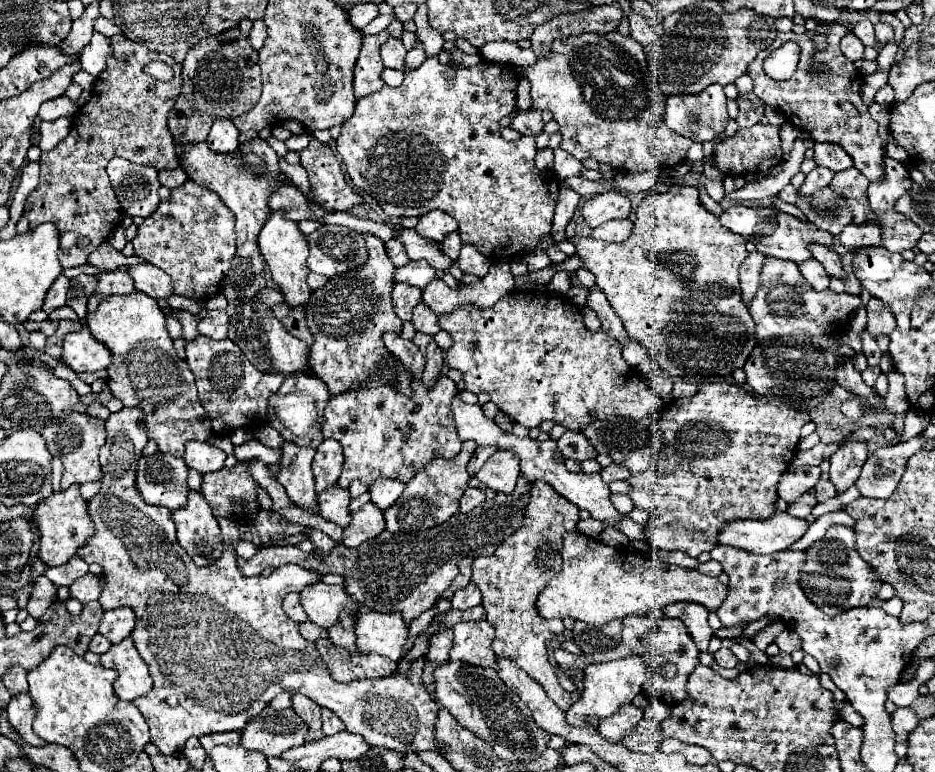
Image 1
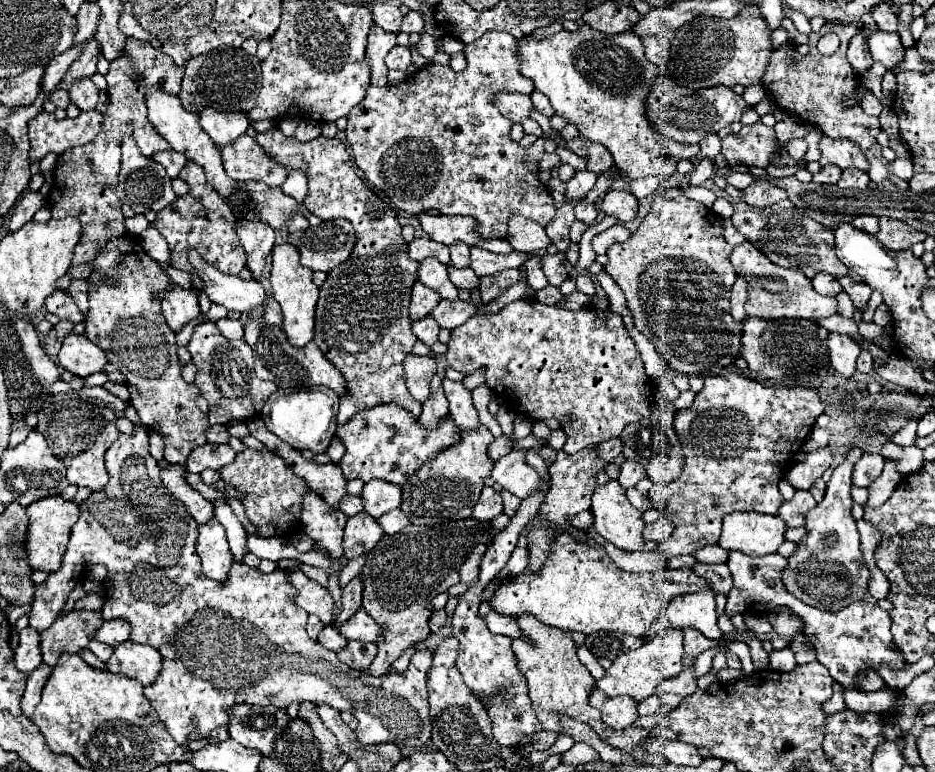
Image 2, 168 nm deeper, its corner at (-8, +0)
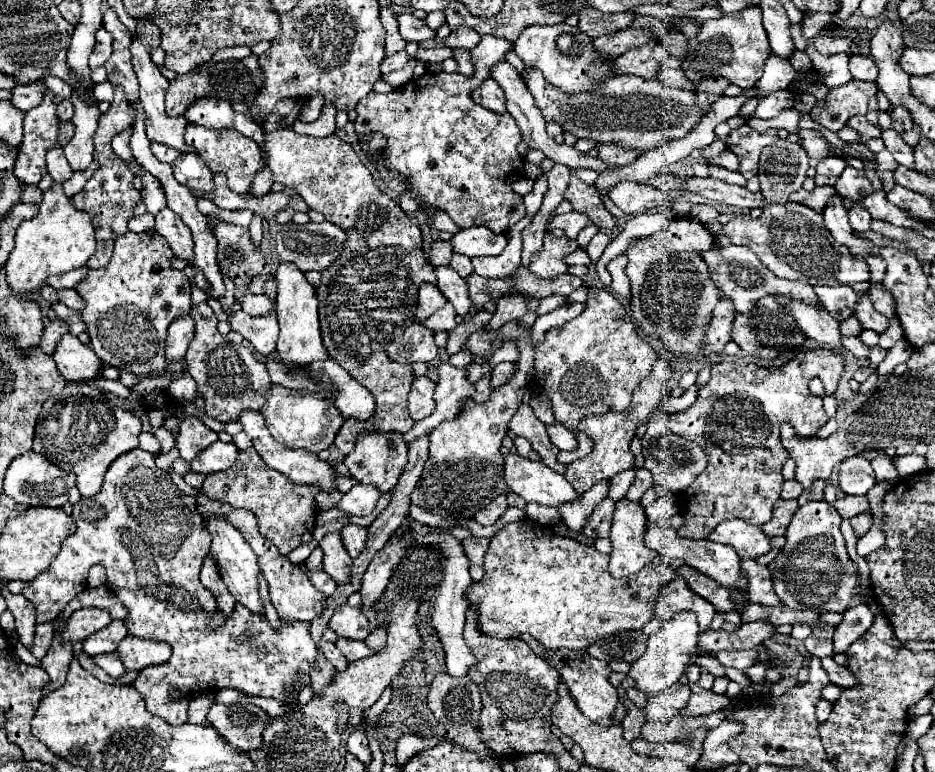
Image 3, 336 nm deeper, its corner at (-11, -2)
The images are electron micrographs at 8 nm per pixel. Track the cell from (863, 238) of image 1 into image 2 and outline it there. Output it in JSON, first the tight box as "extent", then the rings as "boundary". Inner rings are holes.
{"extent":[853,215,879,235],"boundary":[[[859,215],[859,217],[853,219],[853,225],[861,231],[871,233],[871,235],[877,235],[877,229],[879,229],[879,223],[877,223],[875,215]]]}

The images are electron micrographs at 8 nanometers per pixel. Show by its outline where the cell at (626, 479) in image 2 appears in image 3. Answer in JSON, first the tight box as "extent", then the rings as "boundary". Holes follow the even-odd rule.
{"extent":[626,467,652,503],"boundary":[[[642,467],[642,469],[638,469],[634,483],[630,485],[630,489],[628,489],[628,493],[626,493],[626,499],[638,503],[640,497],[642,497],[642,493],[644,493],[646,489],[650,489],[650,487],[652,487],[652,475]]]}

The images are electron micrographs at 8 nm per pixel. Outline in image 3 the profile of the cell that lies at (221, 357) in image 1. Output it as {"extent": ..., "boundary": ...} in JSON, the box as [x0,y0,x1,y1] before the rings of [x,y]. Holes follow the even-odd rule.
{"extent":[186,303,272,423],"boundary":[[[208,303],[194,305],[192,315],[196,321],[196,335],[186,351],[186,369],[194,377],[198,393],[206,401],[206,415],[220,423],[226,423],[236,421],[246,409],[260,411],[272,387],[264,361],[260,361],[250,347],[242,343],[232,343],[230,339],[218,333],[218,319],[208,307]]]}

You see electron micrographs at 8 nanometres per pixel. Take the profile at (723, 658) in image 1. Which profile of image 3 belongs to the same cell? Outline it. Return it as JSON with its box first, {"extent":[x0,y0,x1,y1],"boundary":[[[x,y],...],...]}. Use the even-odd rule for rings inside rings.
{"extent":[716,649,760,671],"boundary":[[[752,649],[752,651],[718,651],[716,659],[724,667],[736,667],[740,671],[744,671],[744,669],[748,669],[760,661],[756,649]]]}

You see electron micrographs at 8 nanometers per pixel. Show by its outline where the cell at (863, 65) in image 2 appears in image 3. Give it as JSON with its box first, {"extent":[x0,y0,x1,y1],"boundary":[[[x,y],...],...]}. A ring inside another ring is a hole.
{"extent":[850,55,878,81],"boundary":[[[852,55],[850,57],[850,73],[858,81],[874,81],[878,77],[878,69],[868,55]]]}

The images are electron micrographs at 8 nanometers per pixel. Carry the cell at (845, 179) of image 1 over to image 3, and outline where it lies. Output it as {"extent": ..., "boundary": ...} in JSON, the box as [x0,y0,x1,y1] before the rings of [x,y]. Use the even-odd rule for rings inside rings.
{"extent":[836,165,874,199],"boundary":[[[848,165],[846,167],[846,171],[840,175],[840,179],[836,181],[836,191],[840,193],[840,195],[844,195],[844,197],[848,197],[848,199],[862,199],[862,197],[866,197],[866,195],[870,195],[874,189],[872,189],[872,185],[870,185],[870,181],[868,181],[868,177],[862,173],[862,171],[858,171],[858,169],[854,169],[852,165]]]}

